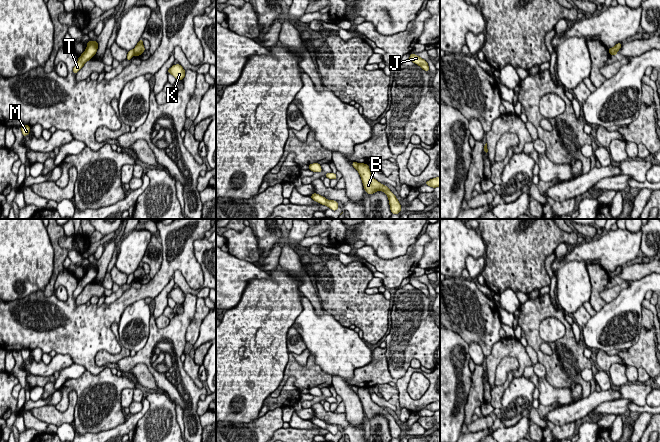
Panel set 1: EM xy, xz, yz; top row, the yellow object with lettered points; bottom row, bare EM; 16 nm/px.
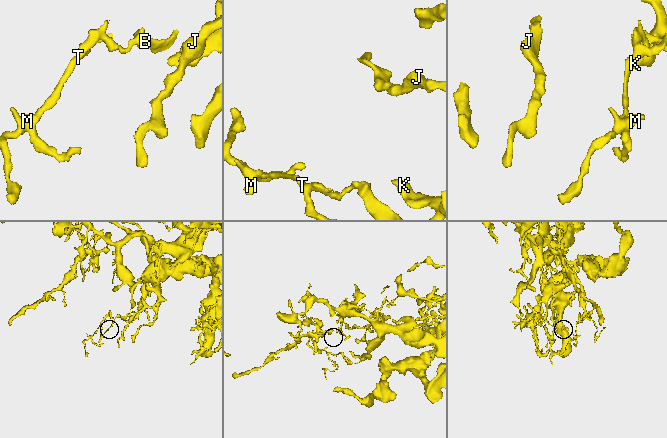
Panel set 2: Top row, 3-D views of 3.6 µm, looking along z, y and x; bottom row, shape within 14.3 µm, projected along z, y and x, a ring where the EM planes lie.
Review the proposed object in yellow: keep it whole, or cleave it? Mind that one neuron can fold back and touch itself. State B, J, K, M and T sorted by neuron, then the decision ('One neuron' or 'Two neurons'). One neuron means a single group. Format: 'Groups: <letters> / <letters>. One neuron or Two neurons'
Groups: B J K / M T. Two neurons

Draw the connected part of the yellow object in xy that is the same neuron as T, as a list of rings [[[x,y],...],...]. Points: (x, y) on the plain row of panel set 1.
[[[90,264],[89,266],[87,266],[86,274],[78,282],[78,286],[75,289],[75,291],[73,292],[74,298],[76,298],[83,291],[83,289],[96,278],[97,273],[98,273],[98,266],[97,265]]]

